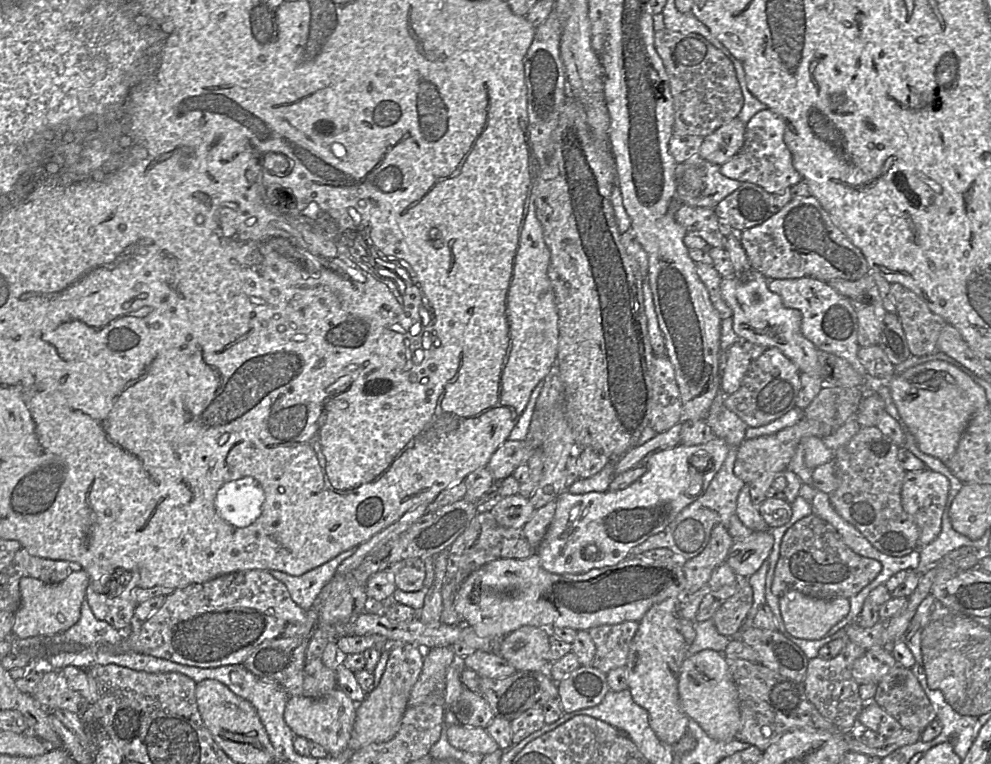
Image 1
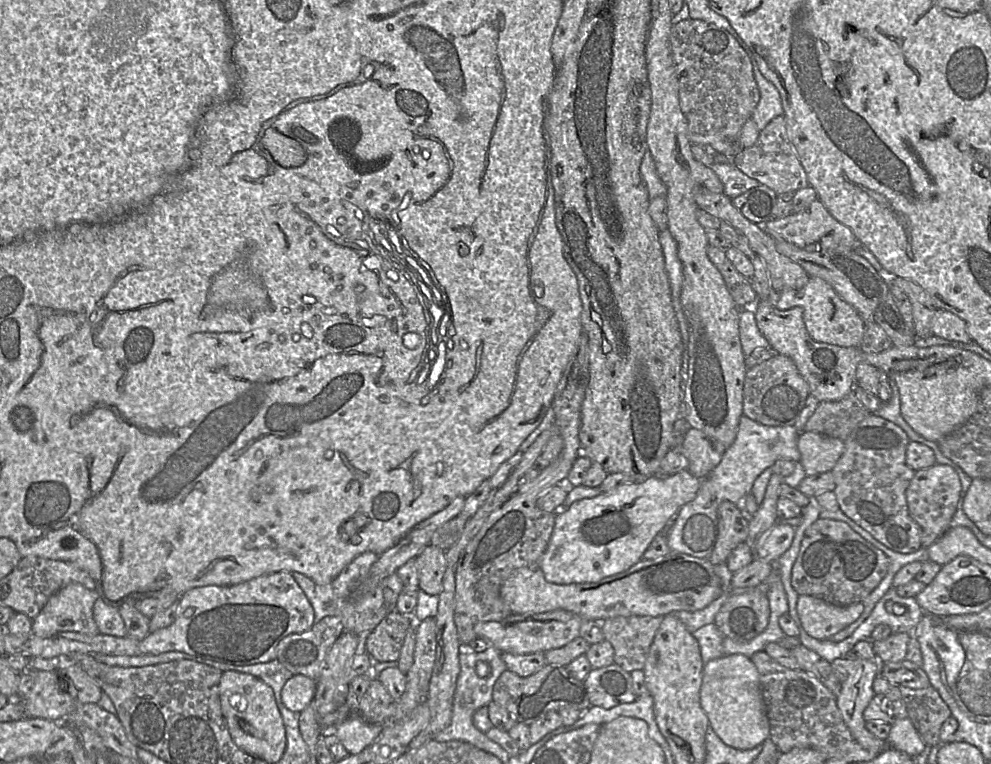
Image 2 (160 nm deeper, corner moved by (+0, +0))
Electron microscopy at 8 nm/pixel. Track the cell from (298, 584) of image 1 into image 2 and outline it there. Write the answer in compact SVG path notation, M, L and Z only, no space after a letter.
M374 552L358 555L330 584L325 585L319 585L312 578L299 572L291 573L310 601L314 609L315 621L320 621L327 616L337 616L341 620L343 631L365 635L373 630L387 614L395 611L398 595L403 590L403 583L396 572L381 581L373 591L352 597L379 556L380 554Z

